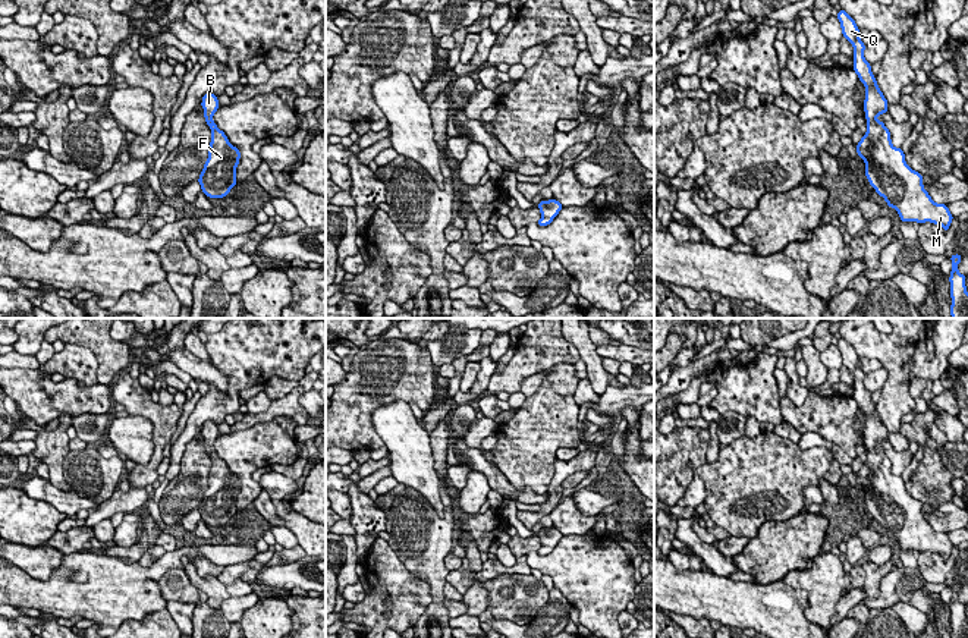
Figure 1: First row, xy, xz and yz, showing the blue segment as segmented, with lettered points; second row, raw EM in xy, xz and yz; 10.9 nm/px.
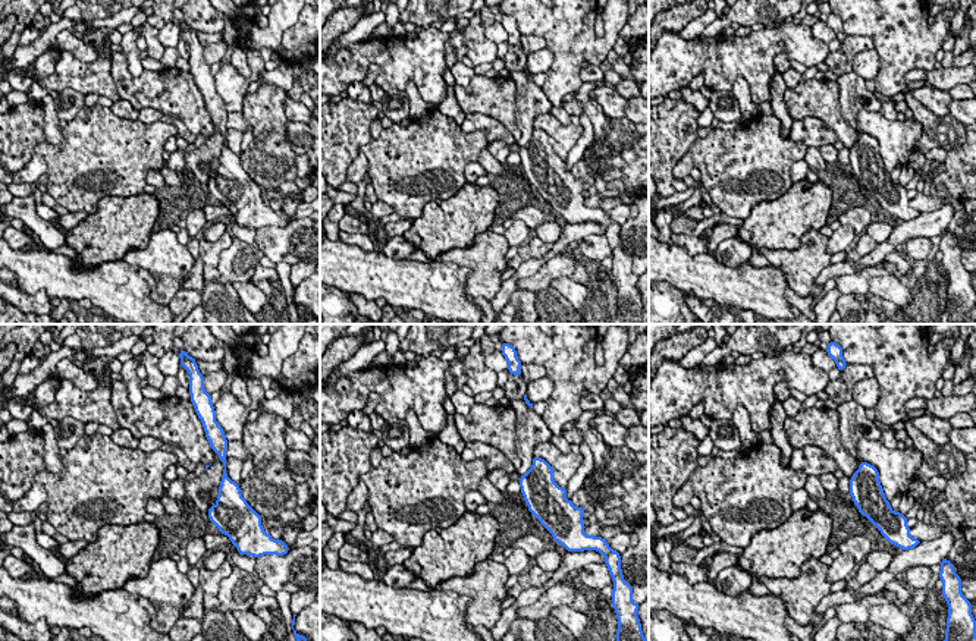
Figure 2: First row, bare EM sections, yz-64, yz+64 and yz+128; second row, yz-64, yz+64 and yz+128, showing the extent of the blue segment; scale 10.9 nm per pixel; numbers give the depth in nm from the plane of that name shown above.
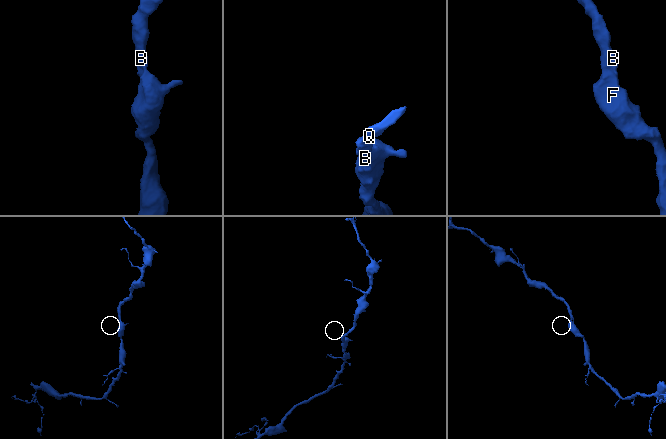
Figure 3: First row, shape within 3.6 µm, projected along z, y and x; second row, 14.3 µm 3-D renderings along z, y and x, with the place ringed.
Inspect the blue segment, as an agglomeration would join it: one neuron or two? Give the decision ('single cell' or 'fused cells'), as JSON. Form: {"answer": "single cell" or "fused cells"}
{"answer": "single cell"}

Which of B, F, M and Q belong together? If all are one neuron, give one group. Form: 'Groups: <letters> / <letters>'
Groups: B F M Q

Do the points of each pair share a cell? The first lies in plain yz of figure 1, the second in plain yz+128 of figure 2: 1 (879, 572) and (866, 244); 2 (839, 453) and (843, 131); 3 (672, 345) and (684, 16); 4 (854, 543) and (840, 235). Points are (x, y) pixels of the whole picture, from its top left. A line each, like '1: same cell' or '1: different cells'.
1: same cell
2: different cells
3: same cell
4: same cell

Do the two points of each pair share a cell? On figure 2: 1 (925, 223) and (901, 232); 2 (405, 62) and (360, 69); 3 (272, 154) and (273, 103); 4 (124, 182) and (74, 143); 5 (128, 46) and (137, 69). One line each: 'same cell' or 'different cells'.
1: same cell
2: same cell
3: same cell
4: same cell
5: same cell

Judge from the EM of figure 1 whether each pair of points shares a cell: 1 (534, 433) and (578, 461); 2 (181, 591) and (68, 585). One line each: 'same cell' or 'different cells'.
1: different cells
2: different cells

